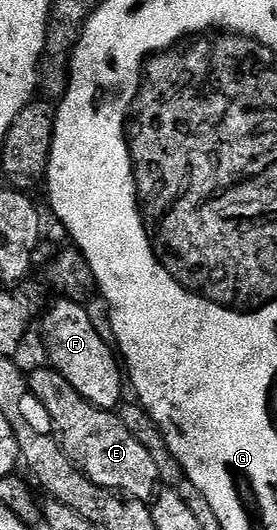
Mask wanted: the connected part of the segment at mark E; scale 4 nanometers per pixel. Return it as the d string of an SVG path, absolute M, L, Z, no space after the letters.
M53 367L29 374L30 396L44 407L58 443L76 468L92 483L125 496L149 502L159 492L160 478L148 447L124 427L117 412L101 409L80 395L64 375Z

